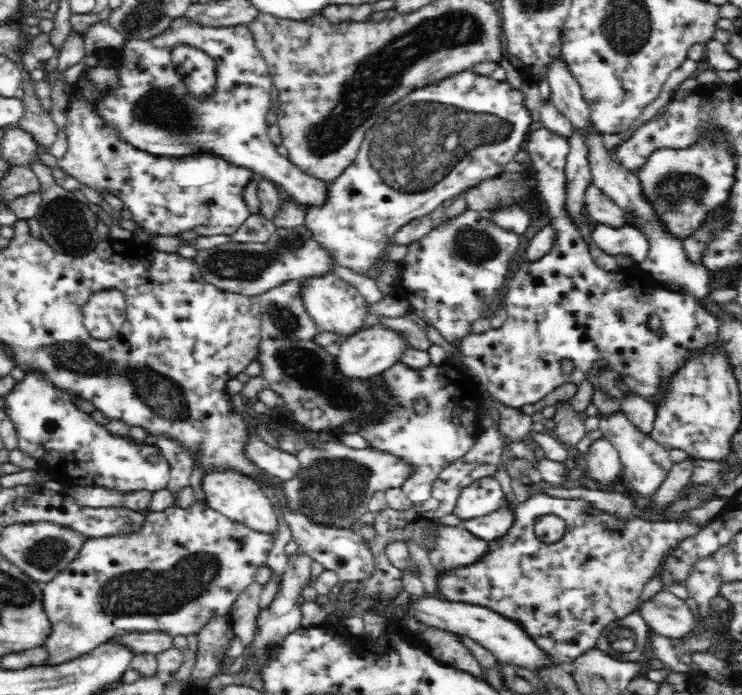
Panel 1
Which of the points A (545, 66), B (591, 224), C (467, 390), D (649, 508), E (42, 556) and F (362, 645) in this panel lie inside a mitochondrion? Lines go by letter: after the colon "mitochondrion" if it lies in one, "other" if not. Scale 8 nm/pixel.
A: other
B: other
C: other
D: other
E: mitochondrion
F: other

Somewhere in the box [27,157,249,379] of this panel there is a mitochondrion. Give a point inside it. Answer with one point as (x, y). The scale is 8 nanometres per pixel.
(67, 225)

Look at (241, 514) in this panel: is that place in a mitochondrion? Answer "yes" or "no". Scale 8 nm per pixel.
no

